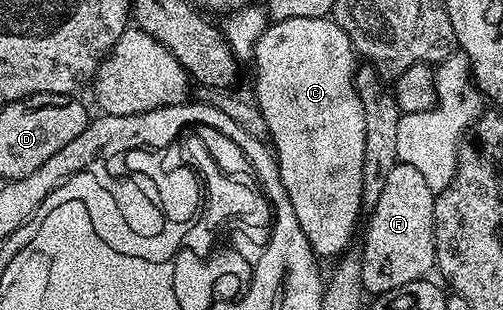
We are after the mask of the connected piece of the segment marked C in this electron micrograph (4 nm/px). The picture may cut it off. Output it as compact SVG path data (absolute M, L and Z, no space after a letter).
M329 17L283 19L266 24L251 58L251 65L257 68L257 82L253 85L254 91L257 92L255 103L259 107L263 119L267 119L267 131L271 138L271 145L273 141L272 148L275 150L277 170L281 176L283 187L287 191L287 199L291 199L291 211L295 211L295 219L299 219L299 227L303 227L303 235L307 235L307 243L313 248L314 254L321 259L324 257L340 258L352 246L349 244L353 241L353 232L357 229L357 220L361 217L361 209L363 210L361 200L363 195L363 147L367 144L367 130L363 124L363 103L359 103L359 95L355 91L353 82L358 64L359 58L353 52L351 39L343 31L343 27L339 27L337 22Z

